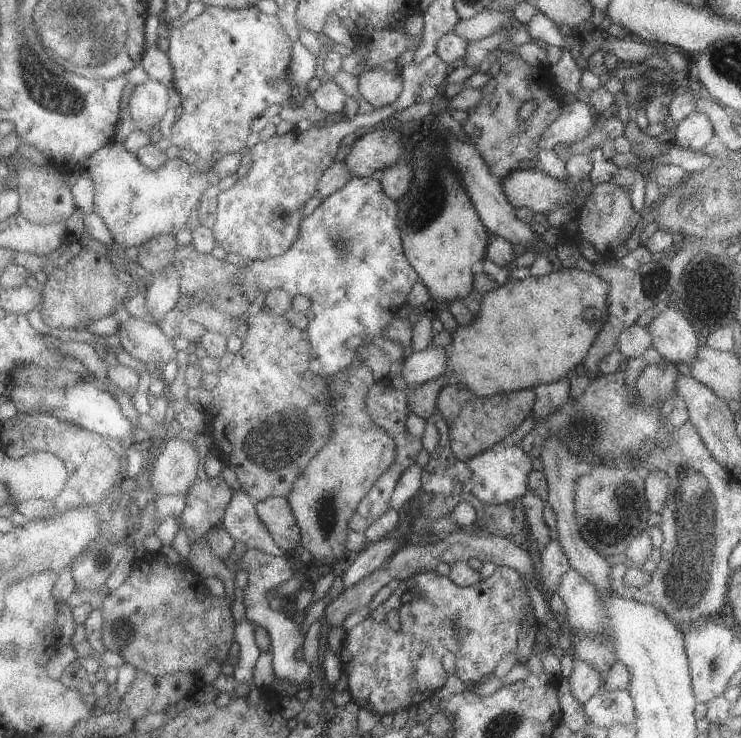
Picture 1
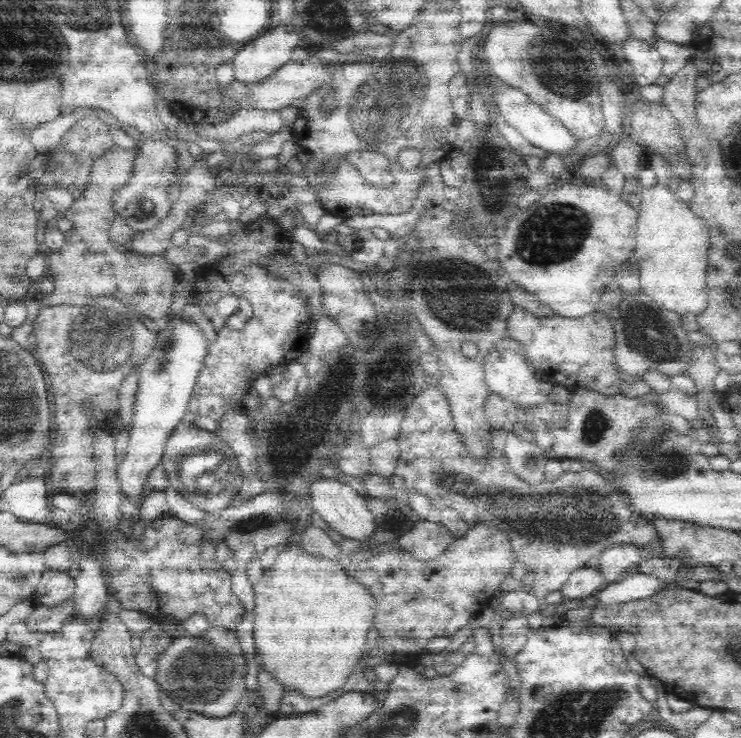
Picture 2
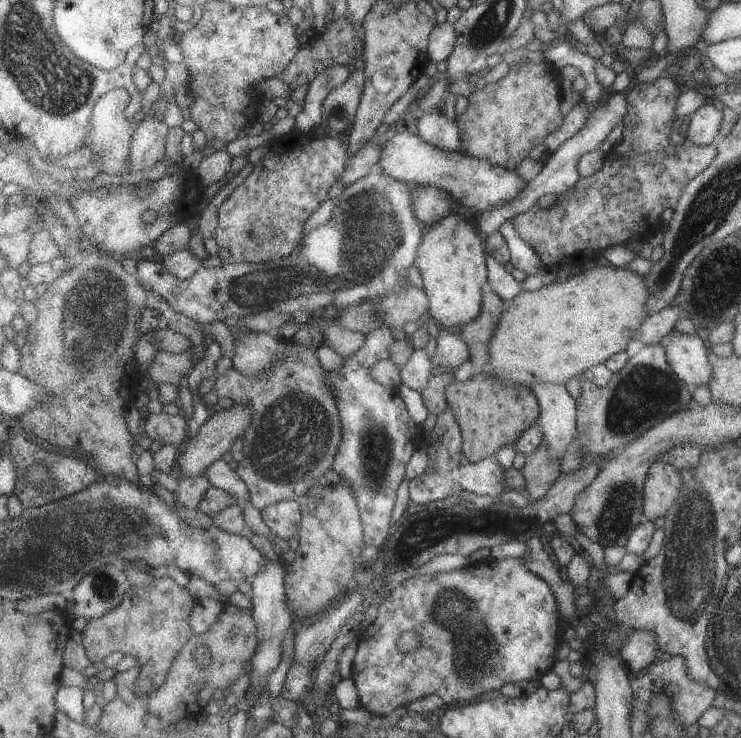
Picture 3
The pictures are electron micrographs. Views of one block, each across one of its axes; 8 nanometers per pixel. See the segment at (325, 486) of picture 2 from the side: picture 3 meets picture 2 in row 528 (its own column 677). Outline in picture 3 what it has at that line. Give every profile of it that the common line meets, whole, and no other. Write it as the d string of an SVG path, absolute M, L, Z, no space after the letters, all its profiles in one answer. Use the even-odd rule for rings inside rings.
M673 332L663 342L667 348L669 364L691 386L705 386L711 382L711 364L707 360L707 344L701 334L689 336Z

